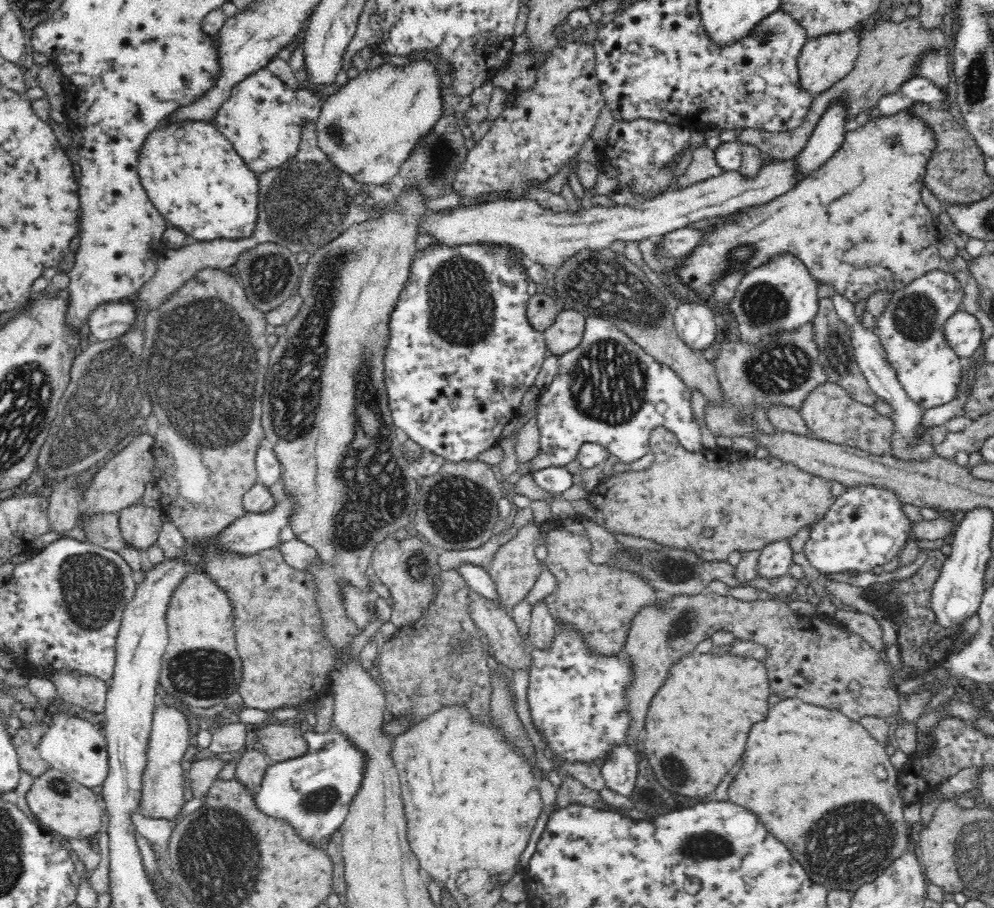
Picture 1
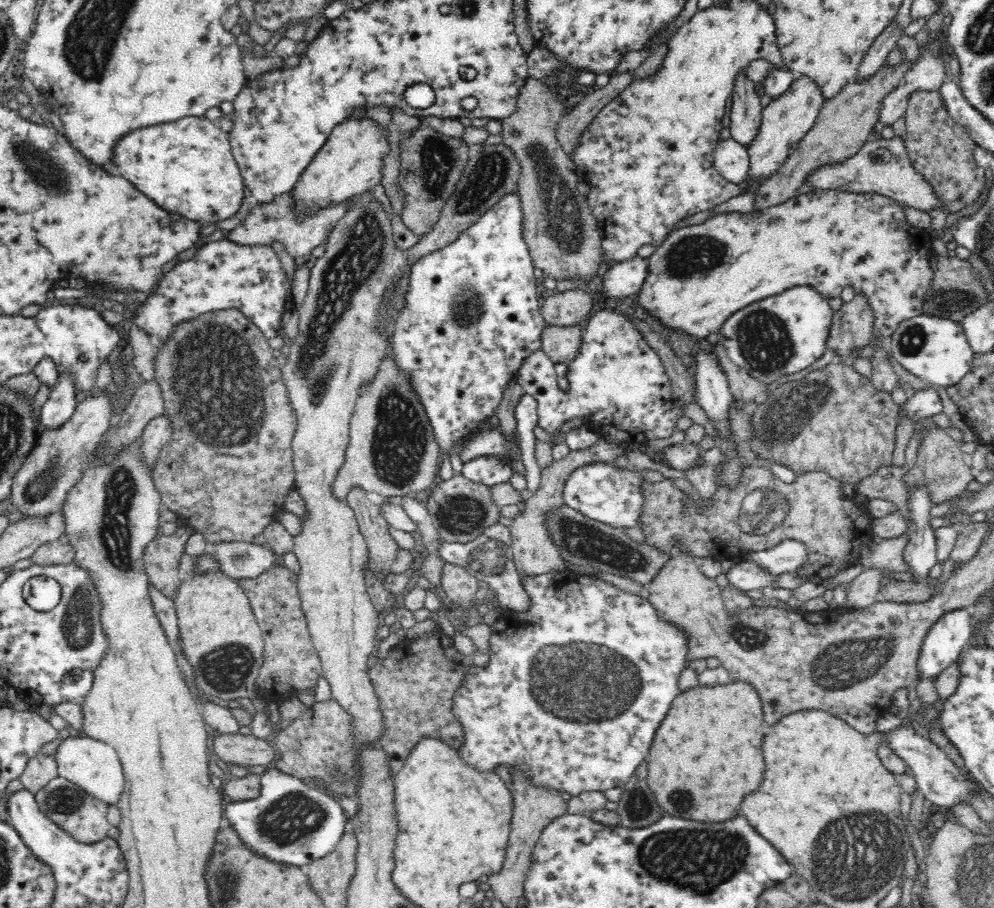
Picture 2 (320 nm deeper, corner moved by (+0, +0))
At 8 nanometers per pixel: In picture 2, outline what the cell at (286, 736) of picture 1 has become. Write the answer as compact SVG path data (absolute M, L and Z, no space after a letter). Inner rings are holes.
M220 734L212 738L217 761L238 766L267 766L278 756L275 744L256 738L254 734Z

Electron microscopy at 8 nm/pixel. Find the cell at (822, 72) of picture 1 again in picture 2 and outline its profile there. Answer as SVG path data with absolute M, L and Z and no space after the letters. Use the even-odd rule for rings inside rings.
M801 74L797 75L792 86L780 98L763 107L760 133L752 147L748 149L751 167L749 179L762 182L782 166L794 143L804 138L806 132L809 132L817 122L825 102L821 86L810 75Z

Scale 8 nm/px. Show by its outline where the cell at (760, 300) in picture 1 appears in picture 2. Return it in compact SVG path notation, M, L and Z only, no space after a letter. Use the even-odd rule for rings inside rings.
M796 285L784 289L780 294L761 298L734 311L719 326L719 329L712 336L712 340L727 350L728 356L734 364L742 367L758 381L770 384L782 376L800 372L824 354L826 337L829 333L828 327L834 314L828 305L828 299L814 287Z

